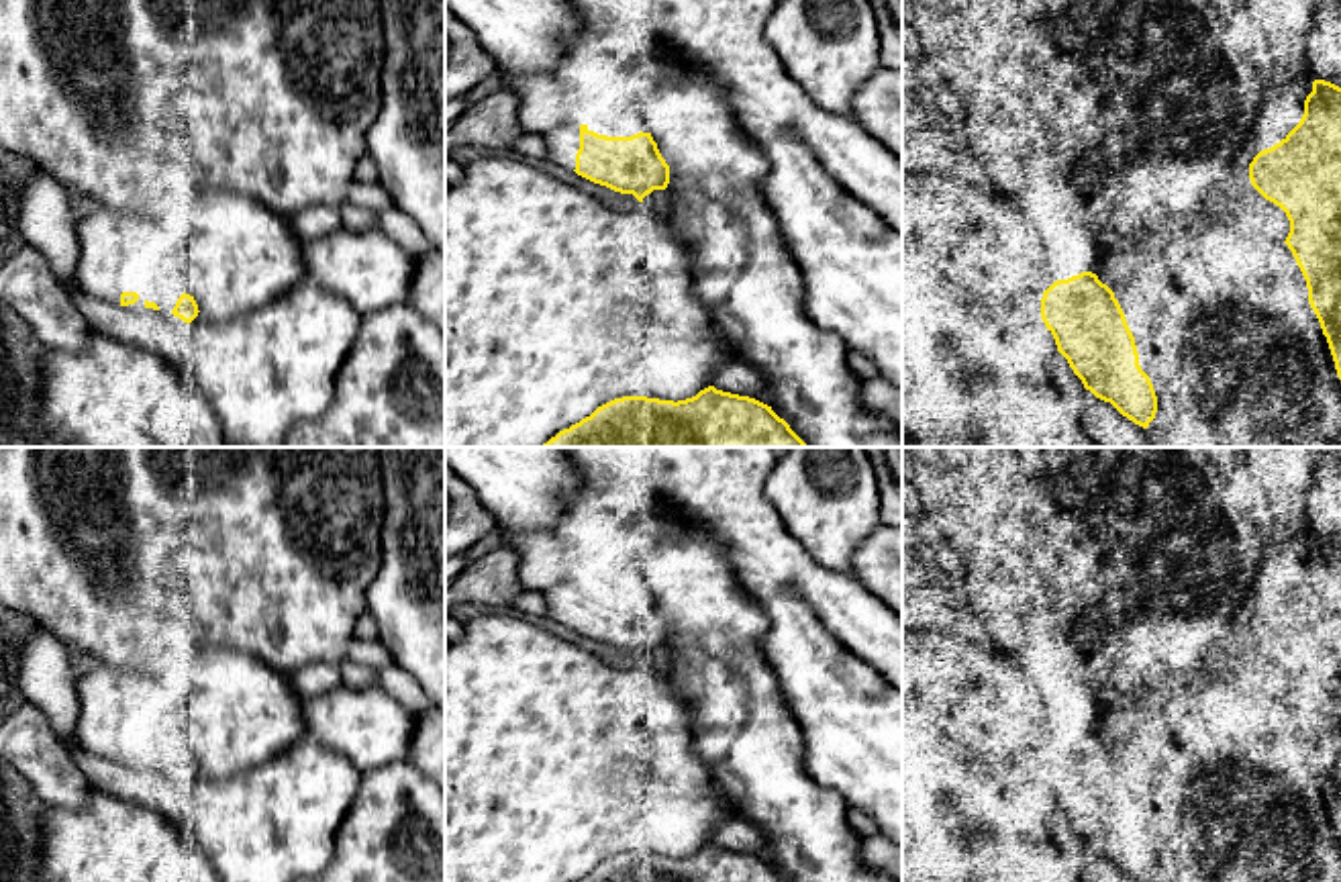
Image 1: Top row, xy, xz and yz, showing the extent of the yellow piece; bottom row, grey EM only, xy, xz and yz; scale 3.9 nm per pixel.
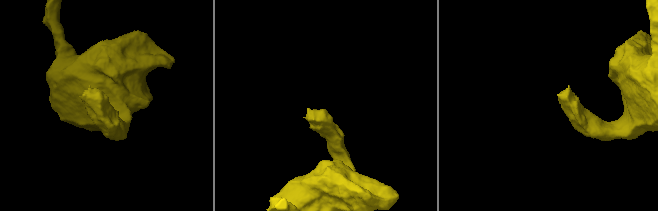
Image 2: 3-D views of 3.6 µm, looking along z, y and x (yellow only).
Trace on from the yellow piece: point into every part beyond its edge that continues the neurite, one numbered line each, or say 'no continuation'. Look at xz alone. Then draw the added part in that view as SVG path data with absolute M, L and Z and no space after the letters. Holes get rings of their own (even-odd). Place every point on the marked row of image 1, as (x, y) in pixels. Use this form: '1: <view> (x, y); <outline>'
1: xz (562, 141); M565 122L541 135L547 145L547 159L567 172L576 169L576 153L580 149L580 125Z

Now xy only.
1: xy (98, 270); M110 208L94 210L76 220L82 245L76 278L90 294L118 304L122 292L137 292L137 284L120 265L129 253L129 239L110 231Z

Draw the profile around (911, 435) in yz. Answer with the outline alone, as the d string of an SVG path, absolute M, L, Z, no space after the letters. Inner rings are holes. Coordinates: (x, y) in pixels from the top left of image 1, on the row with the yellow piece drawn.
M902 421L902 447L986 447L970 429L937 431Z

